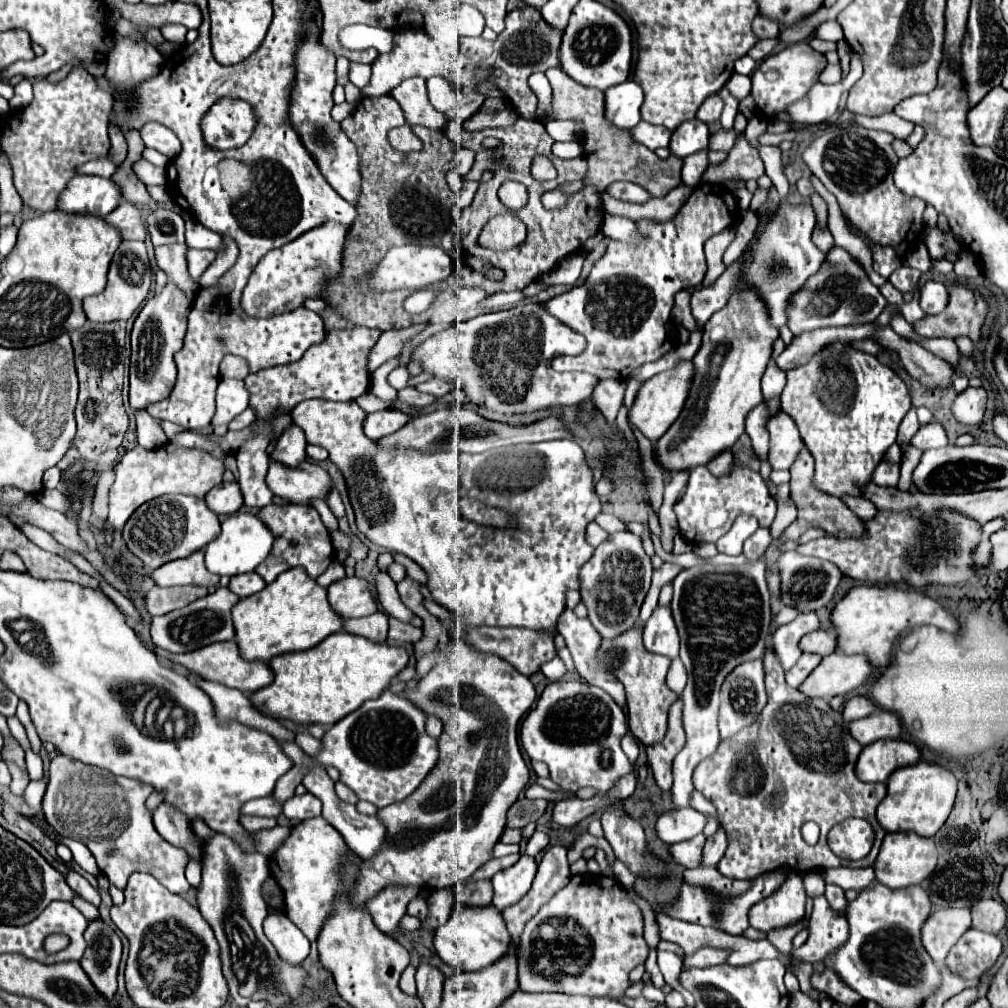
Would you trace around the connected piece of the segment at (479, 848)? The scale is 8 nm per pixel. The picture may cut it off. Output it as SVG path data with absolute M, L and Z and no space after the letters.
M464 638L440 642L438 648L448 660L420 678L416 688L404 692L404 698L416 704L424 714L442 720L444 732L438 738L440 758L424 784L408 796L408 800L378 810L378 818L386 824L388 836L380 852L368 862L362 862L358 882L352 890L352 902L360 906L384 888L414 886L420 890L438 890L468 880L482 864L494 858L492 850L506 828L506 814L528 784L528 766L518 746L518 724L536 700L534 684L506 660L472 650Z

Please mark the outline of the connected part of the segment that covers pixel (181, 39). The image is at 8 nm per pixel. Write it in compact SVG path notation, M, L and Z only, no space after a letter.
M170 24L170 26L164 26L162 30L162 36L168 40L168 42L174 42L174 44L178 44L178 46L182 46L182 44L186 44L186 28L184 26L176 26L176 24Z

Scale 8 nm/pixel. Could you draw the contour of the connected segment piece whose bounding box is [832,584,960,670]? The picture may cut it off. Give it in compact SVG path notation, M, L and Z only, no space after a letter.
M854 586L832 610L832 622L838 630L838 648L846 654L866 654L872 666L884 670L892 660L894 634L902 634L910 624L934 624L940 630L956 634L960 624L940 602L914 590L888 586Z

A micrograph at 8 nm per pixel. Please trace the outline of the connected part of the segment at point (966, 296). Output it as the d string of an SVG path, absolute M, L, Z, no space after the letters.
M952 286L948 308L936 316L926 316L914 326L914 330L926 338L956 338L964 334L976 342L980 338L984 316L986 302L978 292L964 286Z

